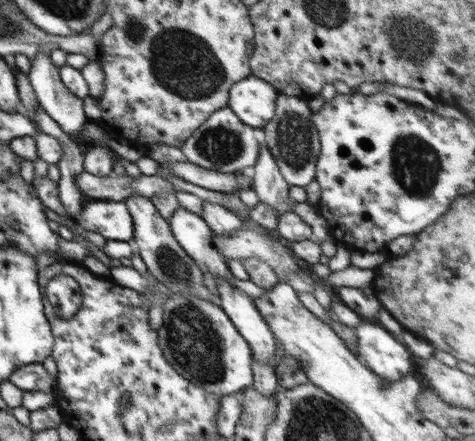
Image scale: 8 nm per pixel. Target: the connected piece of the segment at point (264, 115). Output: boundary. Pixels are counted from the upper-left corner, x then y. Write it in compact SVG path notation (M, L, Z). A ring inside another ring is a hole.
M252 74L232 84L228 107L248 126L261 132L276 114L280 93L271 84Z

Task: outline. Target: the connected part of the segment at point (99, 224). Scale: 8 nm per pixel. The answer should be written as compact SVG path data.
M95 200L83 206L75 222L86 230L102 234L104 239L131 242L133 219L125 202Z

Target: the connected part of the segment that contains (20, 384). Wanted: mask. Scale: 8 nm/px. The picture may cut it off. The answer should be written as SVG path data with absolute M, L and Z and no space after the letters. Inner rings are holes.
M32 363L16 368L10 374L10 382L23 392L54 393L56 378L48 373L42 363Z

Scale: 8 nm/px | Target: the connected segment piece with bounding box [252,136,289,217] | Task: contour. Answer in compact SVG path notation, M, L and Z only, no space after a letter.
M261 136L261 142L259 144L259 154L258 159L256 162L256 165L252 168L252 176L253 176L253 190L256 191L258 194L258 198L260 199L260 202L264 202L265 204L268 204L269 206L272 206L277 211L277 217L281 216L282 214L285 214L289 211L286 201L289 197L289 185L286 183L286 180L283 178L283 175L280 173L280 168L278 167L278 164L276 163L275 157L273 154L271 154L271 151L267 148L267 145L262 140Z

